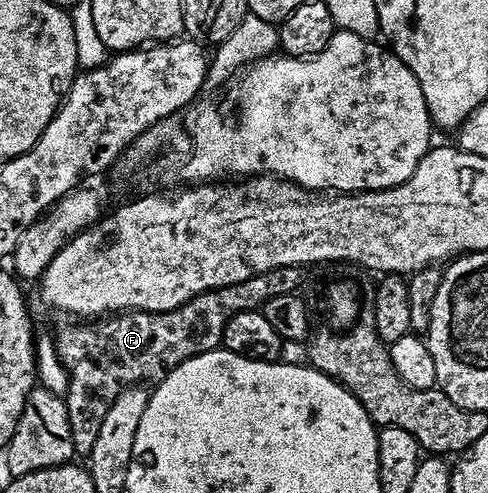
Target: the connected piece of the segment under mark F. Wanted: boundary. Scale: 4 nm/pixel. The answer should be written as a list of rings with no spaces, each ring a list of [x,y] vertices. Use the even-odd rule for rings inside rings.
[[[300,268],[270,270],[261,276],[250,278],[245,284],[232,284],[229,288],[215,288],[212,292],[198,294],[190,302],[169,312],[121,312],[109,315],[99,322],[68,322],[72,324],[66,325],[57,336],[54,336],[54,343],[58,358],[64,363],[64,369],[68,371],[68,386],[63,399],[69,414],[75,455],[80,458],[90,456],[102,420],[122,390],[148,382],[144,380],[159,382],[164,379],[167,372],[174,370],[182,362],[203,352],[219,349],[224,339],[226,322],[235,312],[256,310],[270,298],[287,292],[295,293],[300,274],[302,274]]]

